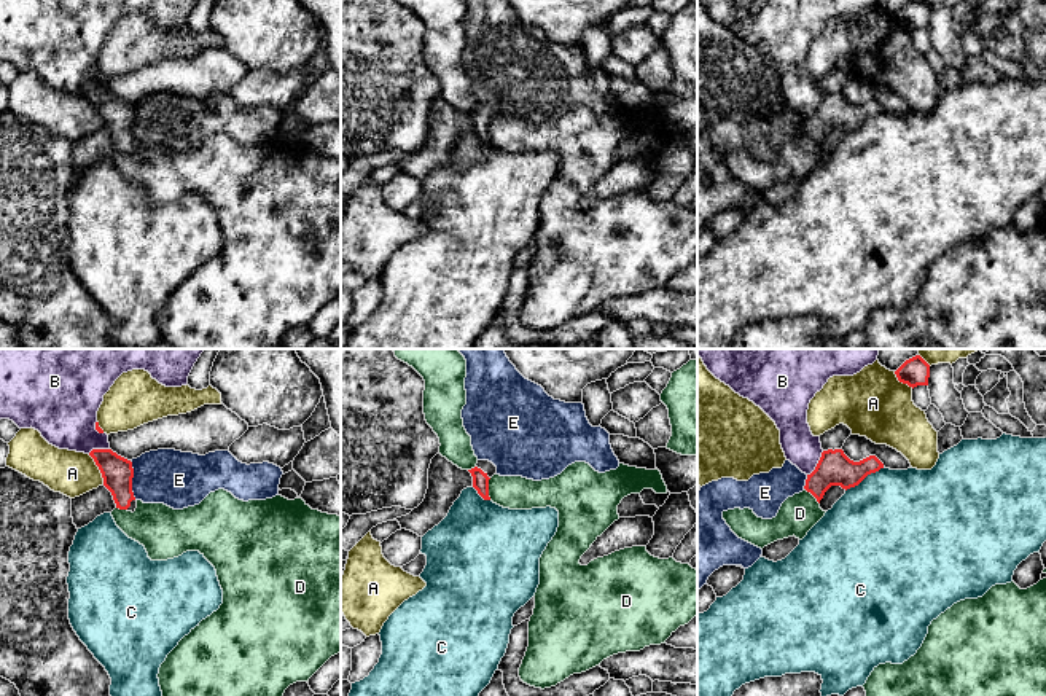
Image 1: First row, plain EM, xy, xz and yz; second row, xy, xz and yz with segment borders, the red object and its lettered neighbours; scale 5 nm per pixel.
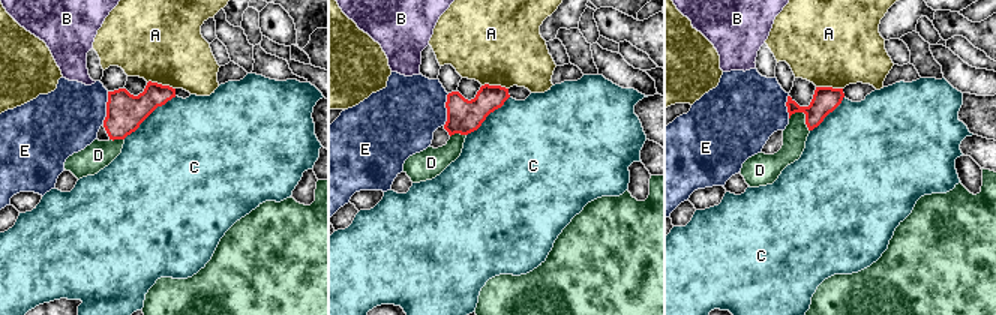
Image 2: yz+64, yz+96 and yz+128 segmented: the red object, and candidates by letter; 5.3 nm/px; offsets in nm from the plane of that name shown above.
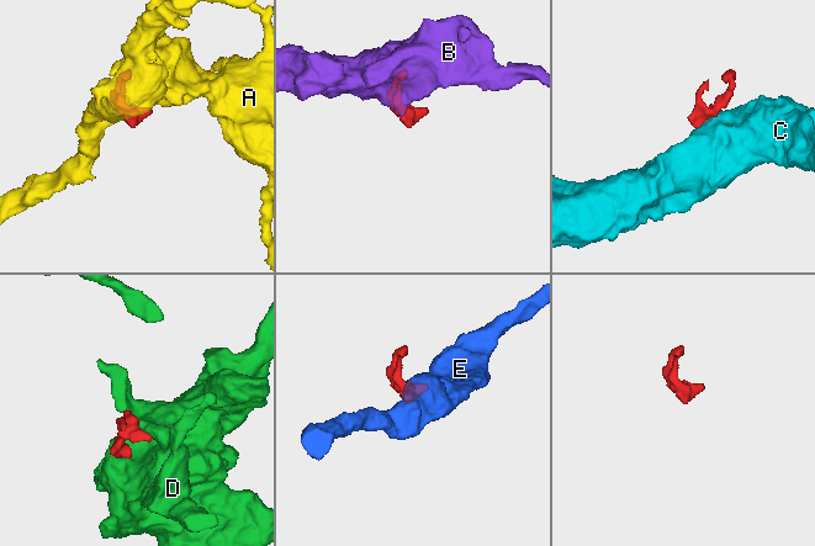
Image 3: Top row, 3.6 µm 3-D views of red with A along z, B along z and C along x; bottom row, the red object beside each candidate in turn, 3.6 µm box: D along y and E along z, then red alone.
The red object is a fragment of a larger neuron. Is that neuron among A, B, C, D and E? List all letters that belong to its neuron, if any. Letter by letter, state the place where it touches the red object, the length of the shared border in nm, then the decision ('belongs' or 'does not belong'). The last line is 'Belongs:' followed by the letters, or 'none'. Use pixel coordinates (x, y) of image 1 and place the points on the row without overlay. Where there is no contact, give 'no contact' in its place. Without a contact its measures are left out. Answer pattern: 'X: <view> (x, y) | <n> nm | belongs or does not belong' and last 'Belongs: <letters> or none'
A: xy (99, 112) | 170 nm | does not belong
B: yz (817, 107) | 150 nm | does not belong
C: yz (865, 120) | 240 nm | does not belong
D: xz (487, 132) | 110 nm | does not belong
E: xy (131, 123) | 200 nm | does not belong
Belongs: none

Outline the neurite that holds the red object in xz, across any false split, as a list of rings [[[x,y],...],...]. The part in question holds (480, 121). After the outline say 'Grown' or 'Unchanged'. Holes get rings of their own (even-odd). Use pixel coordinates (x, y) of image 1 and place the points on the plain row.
[[[478,104],[476,110],[468,113],[473,119],[473,131],[484,143],[489,140],[489,123],[497,118],[497,110],[489,104]]]. Grown

